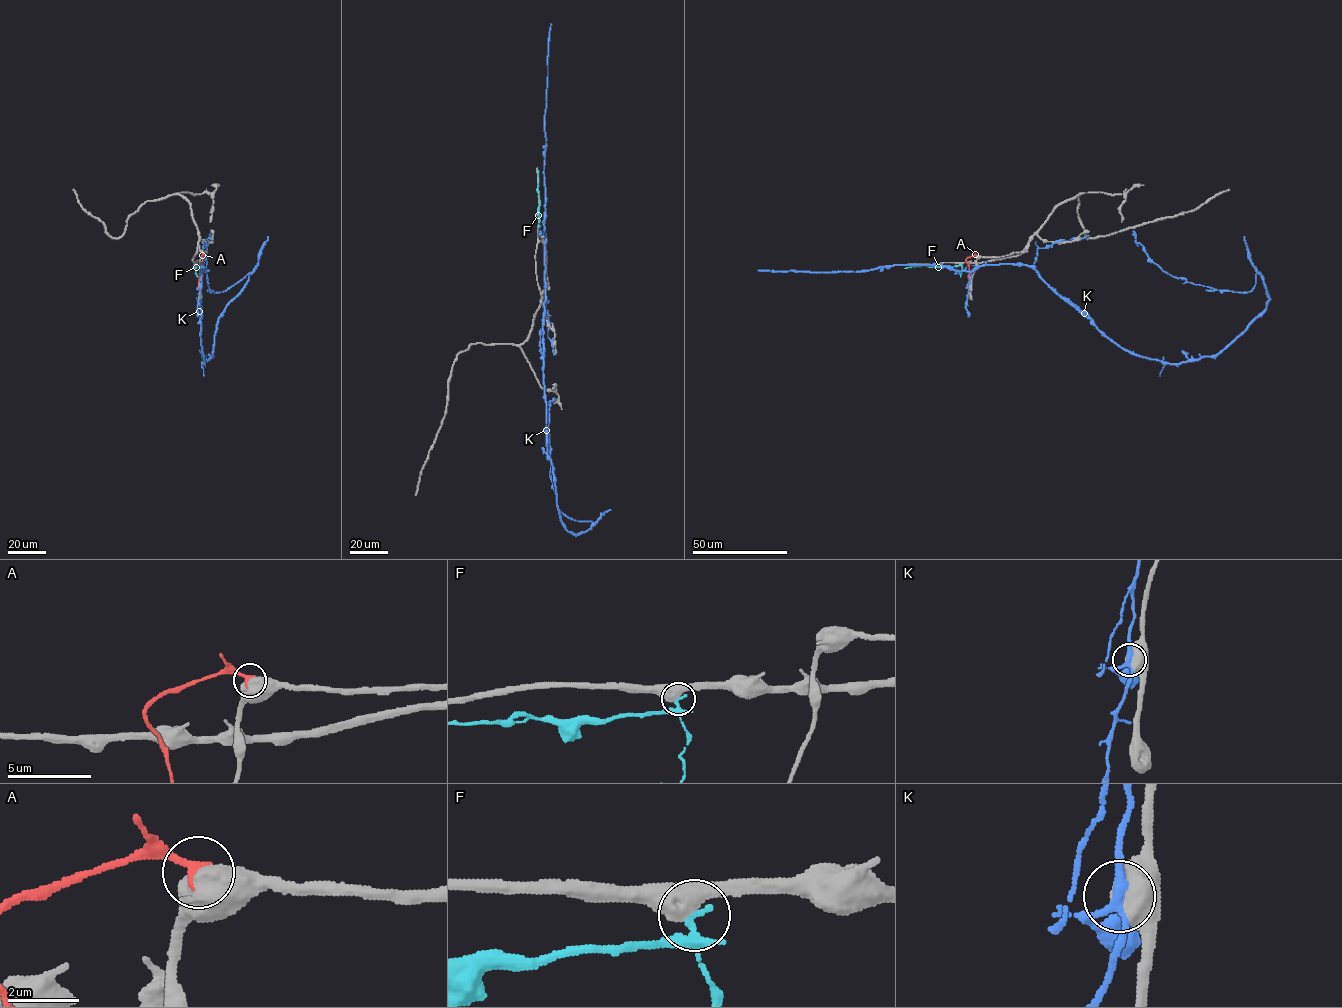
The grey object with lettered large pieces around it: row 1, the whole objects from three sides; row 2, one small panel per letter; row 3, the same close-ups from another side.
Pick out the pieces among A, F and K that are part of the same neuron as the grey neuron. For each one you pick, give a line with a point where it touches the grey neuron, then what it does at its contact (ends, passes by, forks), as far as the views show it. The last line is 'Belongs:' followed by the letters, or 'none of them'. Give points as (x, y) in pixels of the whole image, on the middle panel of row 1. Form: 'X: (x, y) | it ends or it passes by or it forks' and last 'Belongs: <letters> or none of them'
Belongs: none of them

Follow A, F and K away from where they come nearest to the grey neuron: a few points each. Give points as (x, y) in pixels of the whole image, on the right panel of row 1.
A: (978, 256), (966, 260), (969, 291)
F: (961, 264), (904, 268)
K: (970, 286), (1031, 266), (1172, 364), (1216, 356), (1265, 308), (1257, 273), (1250, 292), (1187, 282), (1133, 230)

